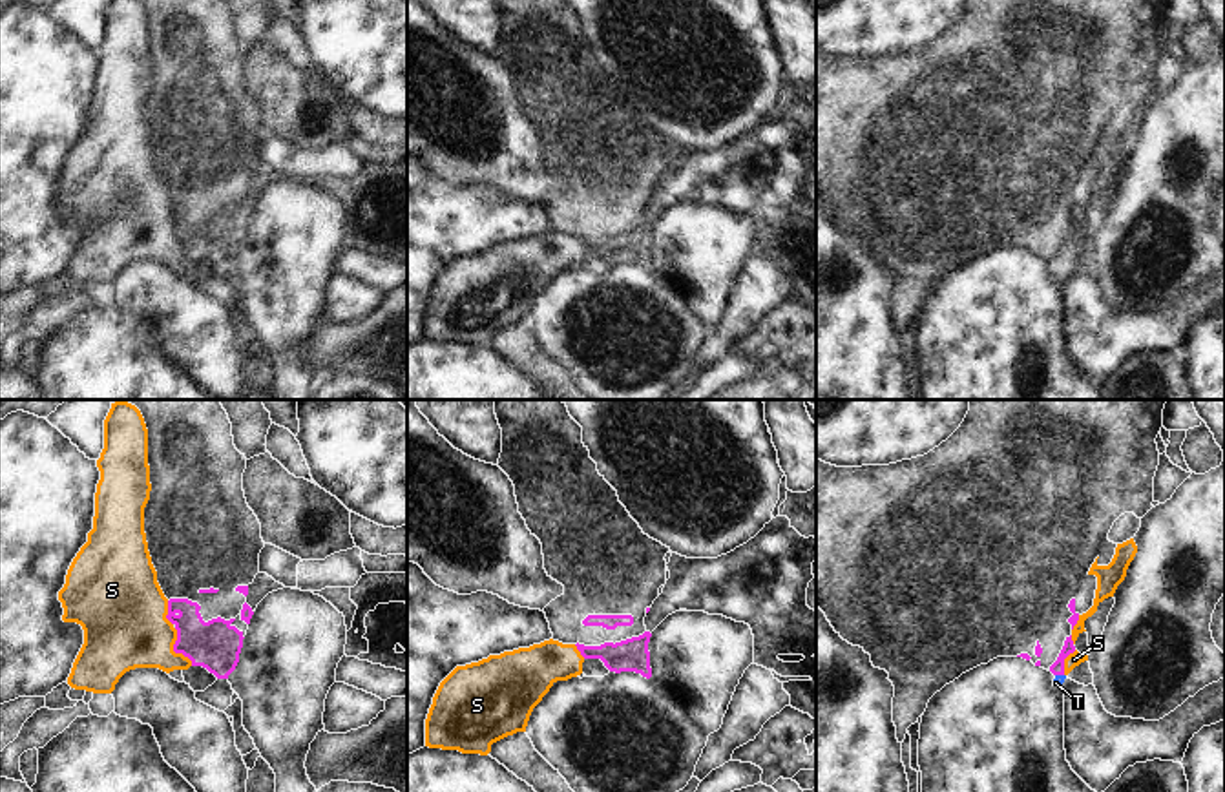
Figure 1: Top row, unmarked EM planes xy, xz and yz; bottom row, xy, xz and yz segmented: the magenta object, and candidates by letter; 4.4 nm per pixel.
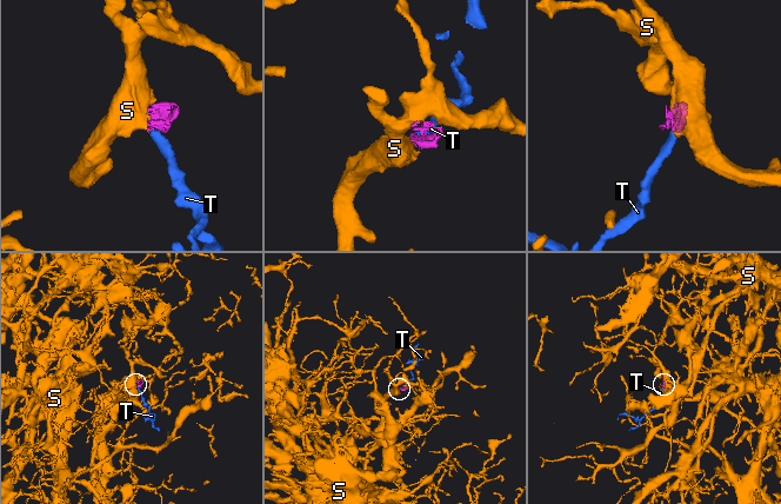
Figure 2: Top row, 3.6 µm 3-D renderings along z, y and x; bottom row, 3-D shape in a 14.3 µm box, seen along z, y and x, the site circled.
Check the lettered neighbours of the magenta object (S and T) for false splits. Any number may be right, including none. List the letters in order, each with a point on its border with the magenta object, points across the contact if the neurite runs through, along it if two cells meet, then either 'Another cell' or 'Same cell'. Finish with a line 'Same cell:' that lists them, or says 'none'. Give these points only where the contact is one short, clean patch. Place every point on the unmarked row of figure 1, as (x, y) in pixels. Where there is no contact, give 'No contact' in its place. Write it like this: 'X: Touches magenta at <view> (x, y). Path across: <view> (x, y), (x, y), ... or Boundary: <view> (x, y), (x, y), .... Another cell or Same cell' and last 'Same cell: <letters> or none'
S: Touches magenta at xy (174, 241). Boundary: xy (174, 219), (174, 241), (181, 243), (192, 256). Another cell
T: Touches magenta at yz (1059, 265). Boundary: yz (1056, 265), (1063, 267). Another cell
Same cell: none

